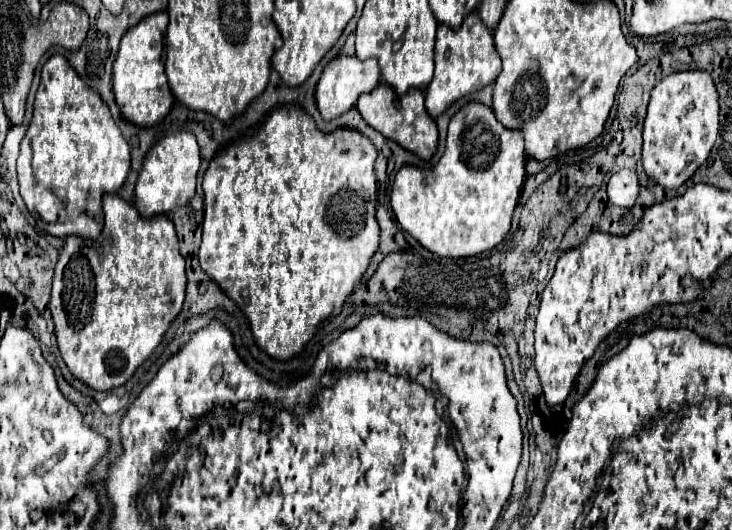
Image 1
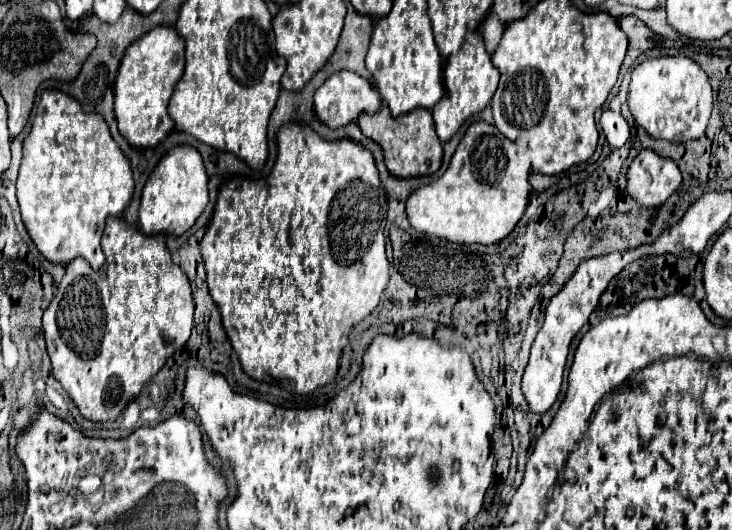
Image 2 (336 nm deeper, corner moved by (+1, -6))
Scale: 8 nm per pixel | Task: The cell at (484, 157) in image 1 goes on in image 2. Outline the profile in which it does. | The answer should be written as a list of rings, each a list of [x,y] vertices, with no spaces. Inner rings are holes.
[[[474,122],[462,142],[456,148],[456,154],[452,156],[452,162],[448,170],[442,174],[432,184],[420,186],[406,202],[406,214],[410,220],[410,226],[418,232],[434,234],[440,238],[446,238],[450,242],[458,244],[496,244],[502,238],[506,238],[518,220],[522,218],[532,188],[528,182],[530,176],[530,154],[528,154],[528,144],[522,140],[508,140],[498,132],[496,126],[486,124],[486,122]]]

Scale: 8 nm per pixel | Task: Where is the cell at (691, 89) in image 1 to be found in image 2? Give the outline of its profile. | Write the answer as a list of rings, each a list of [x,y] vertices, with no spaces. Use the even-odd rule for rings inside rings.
[[[660,56],[640,62],[628,86],[628,108],[634,120],[652,136],[670,142],[700,138],[712,110],[712,88],[706,72],[688,56]]]

